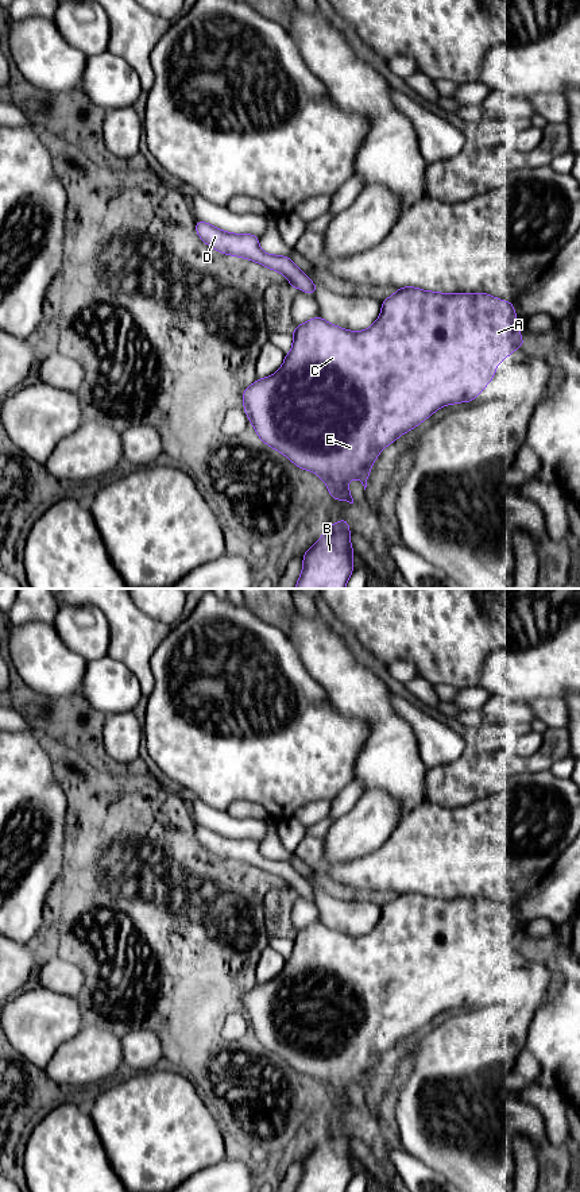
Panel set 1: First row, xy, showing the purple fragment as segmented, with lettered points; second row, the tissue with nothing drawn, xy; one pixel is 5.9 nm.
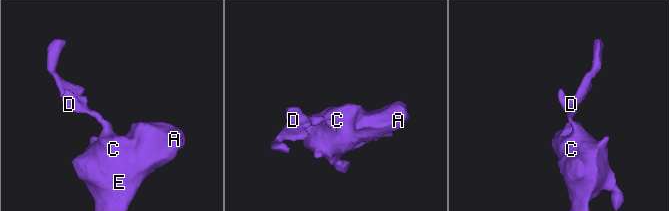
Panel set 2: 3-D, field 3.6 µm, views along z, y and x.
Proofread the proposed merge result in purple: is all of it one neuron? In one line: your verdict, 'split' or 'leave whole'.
leave whole

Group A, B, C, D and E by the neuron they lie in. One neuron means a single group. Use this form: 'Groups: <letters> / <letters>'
Groups: A B C D E

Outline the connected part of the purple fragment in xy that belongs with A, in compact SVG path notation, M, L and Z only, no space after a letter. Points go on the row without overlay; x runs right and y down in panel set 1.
M414 891L397 894L382 906L380 921L366 936L348 936L321 921L291 936L293 952L282 972L244 994L243 1014L263 1048L283 1058L297 1072L317 1079L326 1088L333 1106L349 1108L353 1108L353 1103L348 1085L360 1084L366 1095L370 1073L384 1052L441 1011L471 1007L492 985L498 968L526 949L521 944L511 906L487 898L445 899Z

